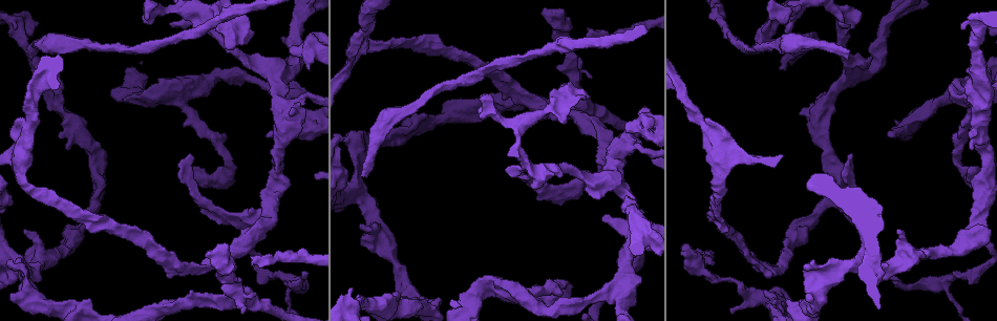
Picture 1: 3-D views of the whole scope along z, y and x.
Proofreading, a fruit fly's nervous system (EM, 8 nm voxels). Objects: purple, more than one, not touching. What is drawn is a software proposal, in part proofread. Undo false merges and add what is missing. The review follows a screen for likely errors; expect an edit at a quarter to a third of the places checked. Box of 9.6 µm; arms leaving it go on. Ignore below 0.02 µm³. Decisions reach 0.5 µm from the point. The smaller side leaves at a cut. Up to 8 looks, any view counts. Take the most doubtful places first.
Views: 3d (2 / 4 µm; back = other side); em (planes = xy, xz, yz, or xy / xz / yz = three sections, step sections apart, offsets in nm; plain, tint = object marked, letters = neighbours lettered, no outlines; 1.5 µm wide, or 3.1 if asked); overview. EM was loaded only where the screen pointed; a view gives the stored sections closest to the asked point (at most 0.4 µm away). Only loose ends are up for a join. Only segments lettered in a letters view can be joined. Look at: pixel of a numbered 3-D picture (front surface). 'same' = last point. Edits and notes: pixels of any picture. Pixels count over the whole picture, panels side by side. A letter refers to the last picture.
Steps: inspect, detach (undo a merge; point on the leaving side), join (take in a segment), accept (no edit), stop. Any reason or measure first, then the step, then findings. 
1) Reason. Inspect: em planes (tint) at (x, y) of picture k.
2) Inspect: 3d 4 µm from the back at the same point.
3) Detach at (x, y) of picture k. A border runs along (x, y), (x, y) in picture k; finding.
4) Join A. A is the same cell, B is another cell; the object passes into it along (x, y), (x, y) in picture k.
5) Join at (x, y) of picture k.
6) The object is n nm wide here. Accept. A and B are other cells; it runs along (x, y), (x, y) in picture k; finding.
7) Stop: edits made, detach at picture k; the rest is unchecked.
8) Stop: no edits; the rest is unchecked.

An open end. Inspect: em planes (letters) at (969, 171) of picture 1.

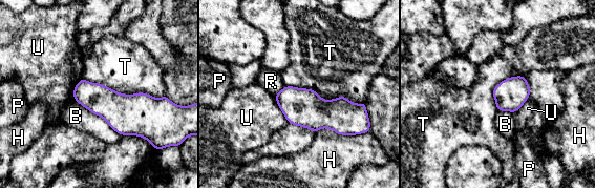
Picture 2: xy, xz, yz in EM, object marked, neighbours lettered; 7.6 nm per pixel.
The longest contact is with T, 650 nm. Accept. B, H, P, R, T and U are other cells; a border runs along (82, 78), (125, 94), (165, 96) in picture 2; none of them fits.

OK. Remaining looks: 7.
Thin arm on a thick one. Inspect: 3d 4 µm at (819, 110) of picture 1.

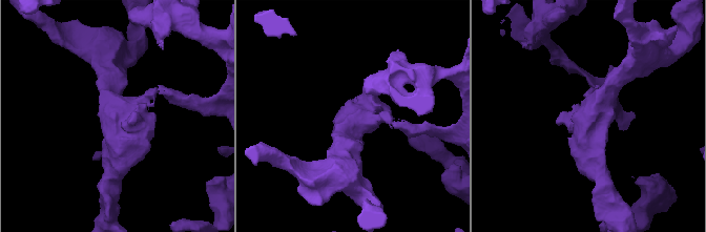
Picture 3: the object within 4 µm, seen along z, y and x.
3 arms meet here. Inspect: em 3.1 µm xy step 16 (tint) at (356, 117) of picture 3.

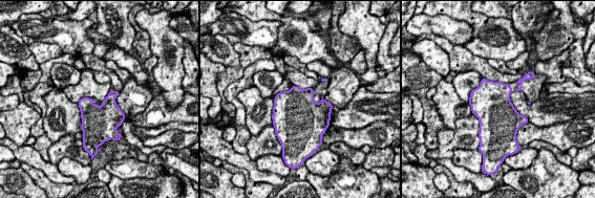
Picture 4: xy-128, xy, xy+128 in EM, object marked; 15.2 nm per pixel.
Inspect: em 3.1 µm planes (letters) at the same point.

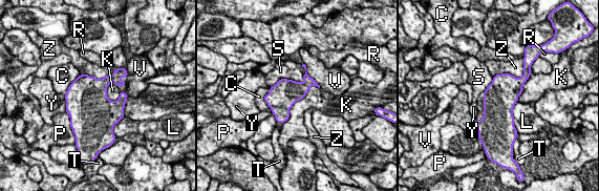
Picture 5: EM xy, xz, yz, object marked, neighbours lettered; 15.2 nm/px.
Accept. C, K, L, P, R, S, T, V, Y and Z are other cells; a border runs along (318, 86), (293, 105), (282, 124) in picture 5; one cell here.

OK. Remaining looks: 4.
Free end. Inspect: em xy step 4 (letters) at (364, 172) of picture 1.

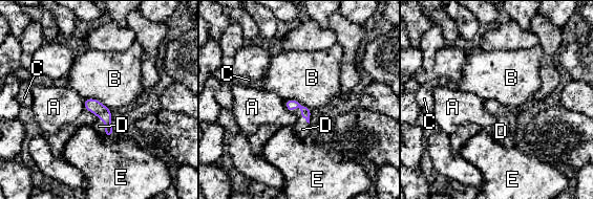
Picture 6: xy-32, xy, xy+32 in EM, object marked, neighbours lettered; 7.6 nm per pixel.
The longest contact is with B, 220 nm. Join D. D is the same cell, A, B, C and E are other cells; the cell continues.

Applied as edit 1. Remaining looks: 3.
Stop: edits made, join at picture 6; the rest is unchecked.

